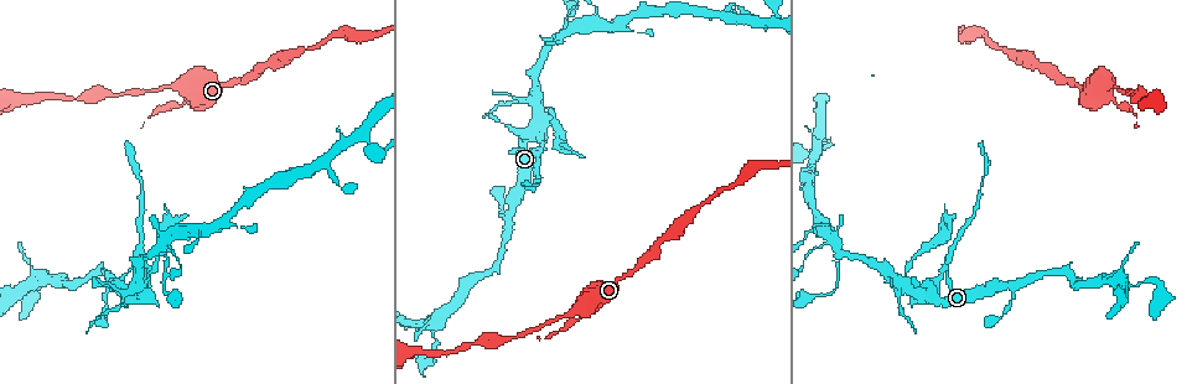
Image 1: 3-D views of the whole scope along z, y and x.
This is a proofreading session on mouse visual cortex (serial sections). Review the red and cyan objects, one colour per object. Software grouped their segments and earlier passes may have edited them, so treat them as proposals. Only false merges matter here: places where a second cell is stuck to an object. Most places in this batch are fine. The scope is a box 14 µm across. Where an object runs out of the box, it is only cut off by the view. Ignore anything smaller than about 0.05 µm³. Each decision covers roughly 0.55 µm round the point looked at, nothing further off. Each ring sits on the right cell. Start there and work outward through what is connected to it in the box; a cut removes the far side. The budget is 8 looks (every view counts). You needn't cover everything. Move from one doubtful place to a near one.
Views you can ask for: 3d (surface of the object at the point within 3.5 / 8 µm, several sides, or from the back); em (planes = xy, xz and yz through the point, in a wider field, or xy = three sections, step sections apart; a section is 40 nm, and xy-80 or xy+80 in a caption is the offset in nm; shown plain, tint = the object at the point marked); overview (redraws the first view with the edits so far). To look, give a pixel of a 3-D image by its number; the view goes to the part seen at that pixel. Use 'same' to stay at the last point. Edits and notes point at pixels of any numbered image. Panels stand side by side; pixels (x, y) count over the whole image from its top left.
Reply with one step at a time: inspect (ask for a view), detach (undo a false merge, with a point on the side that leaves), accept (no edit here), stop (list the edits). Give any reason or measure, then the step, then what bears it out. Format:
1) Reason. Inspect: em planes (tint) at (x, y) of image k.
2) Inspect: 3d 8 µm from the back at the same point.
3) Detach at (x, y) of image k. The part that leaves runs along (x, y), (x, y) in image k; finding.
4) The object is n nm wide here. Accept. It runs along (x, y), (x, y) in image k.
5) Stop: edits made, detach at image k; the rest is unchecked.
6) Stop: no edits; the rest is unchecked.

Sudden change in width. Inspect: 3d 3.5 µm at (100, 320) of image 1.

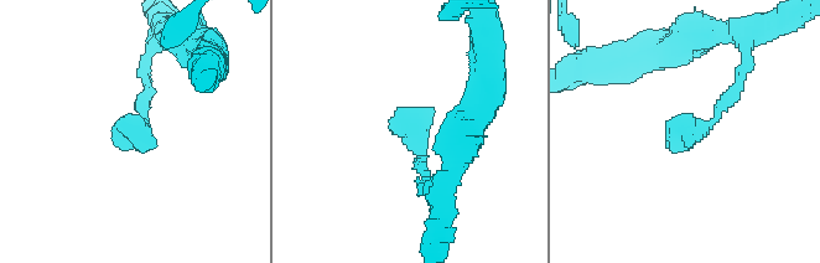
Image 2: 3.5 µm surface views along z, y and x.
Inspect: em xy step 2 (tint) at (416, 141) of image 2.

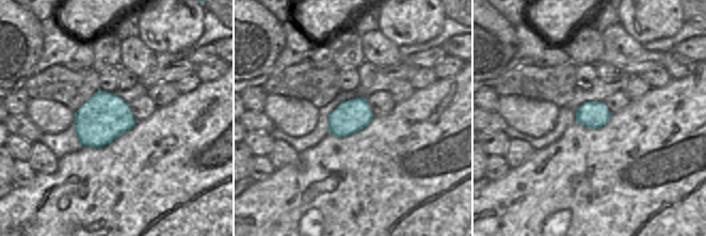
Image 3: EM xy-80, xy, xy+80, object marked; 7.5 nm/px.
Accept. It runs along (746, 68), (715, 118), (670, 145) in image 2; one cell here.

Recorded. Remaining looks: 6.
Thick turns thin. Inspect: 3d 3.5 µm at (939, 281) of image 1.

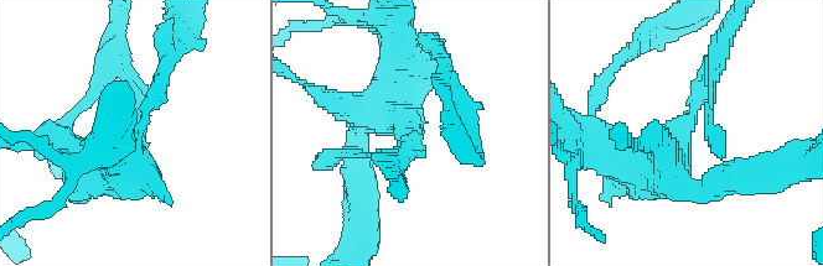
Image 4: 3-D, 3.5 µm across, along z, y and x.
Inspect: em planes (tint) at (684, 127) of image 4.

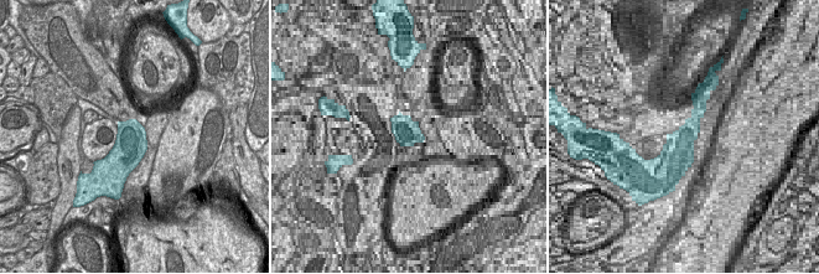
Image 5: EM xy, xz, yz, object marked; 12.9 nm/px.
The object is 420 nm wide here. Detach at (712, 63) of image 4. The part that leaves runs along (703, 88), (728, 27) in image 4; two cells meet here.

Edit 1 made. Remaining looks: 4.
Four-way junction. Inspect: 3d 3.5 µm at (839, 249) of image 1.

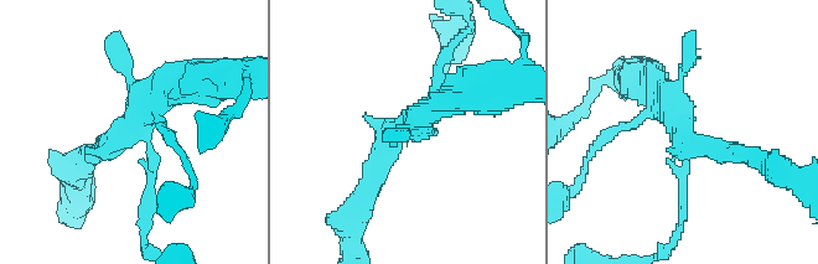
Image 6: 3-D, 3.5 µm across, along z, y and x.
Shape alone is not enough. Inspect: em xy step 3 (tint) at (127, 122) of image 6.

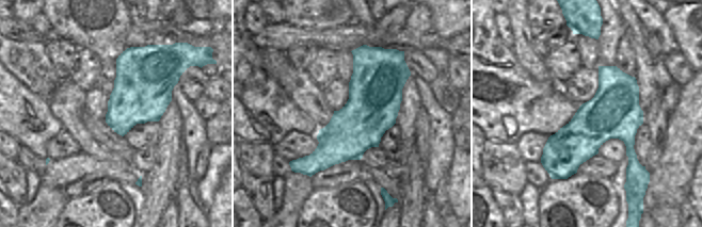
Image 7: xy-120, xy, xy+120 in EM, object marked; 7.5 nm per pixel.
Accept. It runs along (377, 49), (372, 108), (310, 172) in image 7; one cell here.

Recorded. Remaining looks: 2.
Stop: edits made, detach at image 4; the rest is unchecked.

